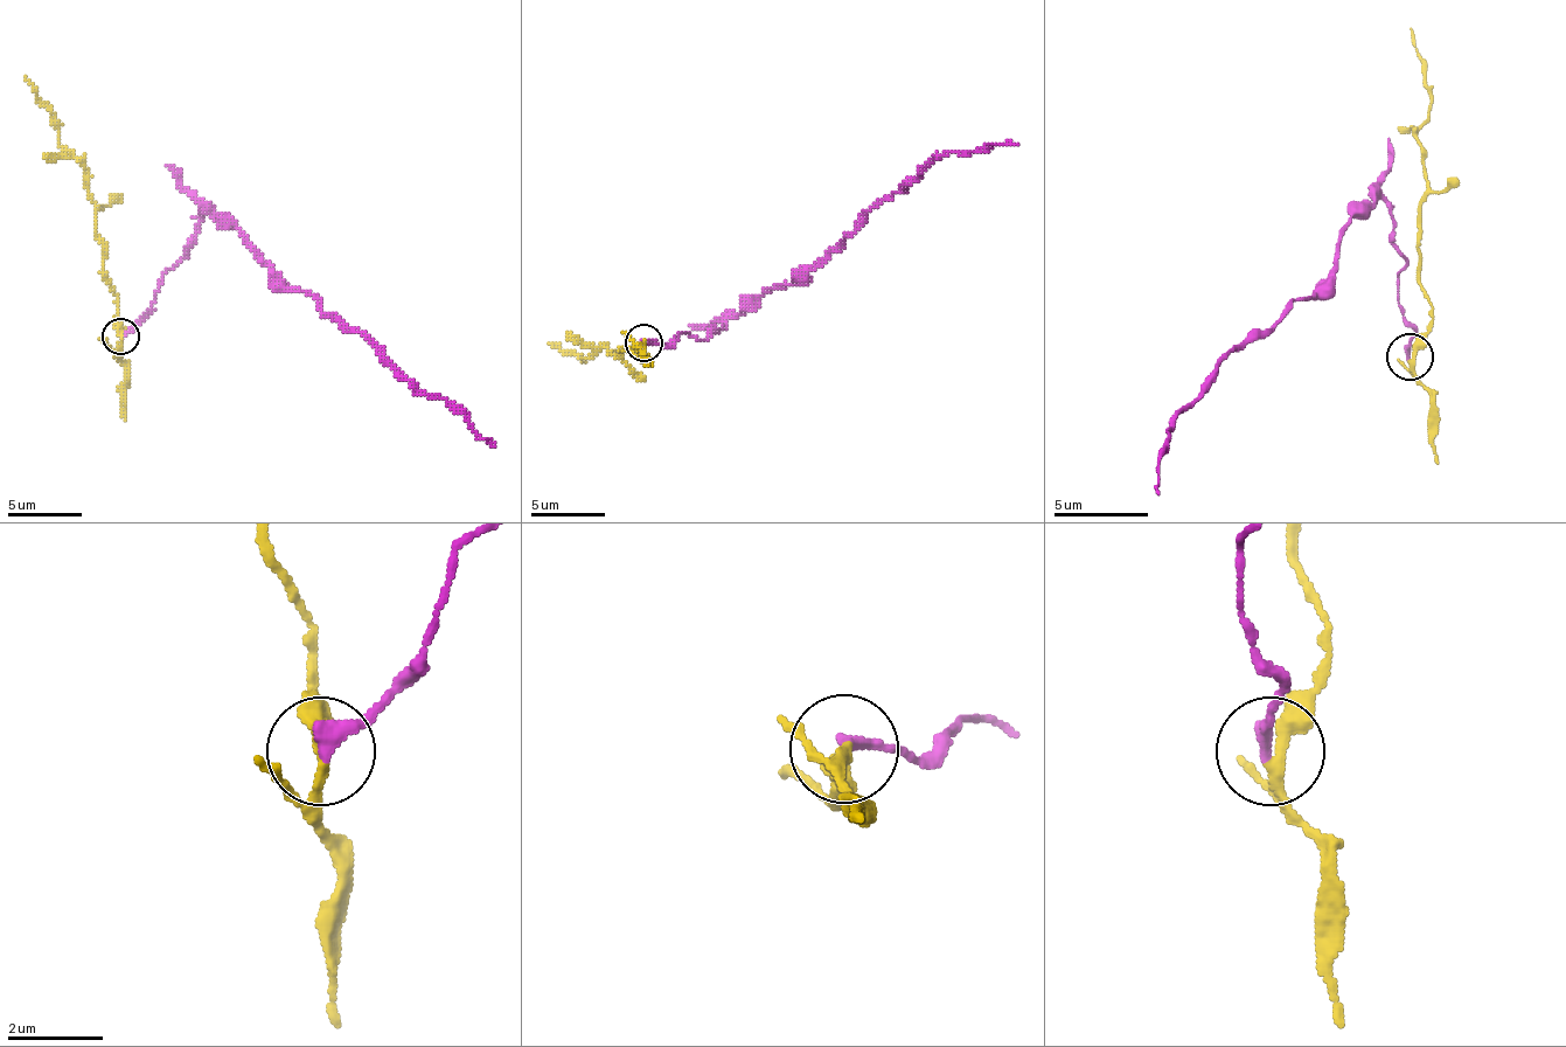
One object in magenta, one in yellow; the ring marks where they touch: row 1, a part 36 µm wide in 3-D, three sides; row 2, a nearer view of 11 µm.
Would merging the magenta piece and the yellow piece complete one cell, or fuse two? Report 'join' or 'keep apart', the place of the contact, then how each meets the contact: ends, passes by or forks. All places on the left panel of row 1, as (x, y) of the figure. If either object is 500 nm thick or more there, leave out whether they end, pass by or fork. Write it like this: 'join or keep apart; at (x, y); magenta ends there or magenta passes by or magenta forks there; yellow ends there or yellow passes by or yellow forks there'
keep apart; at (120, 337); magenta ends there; yellow passes by

